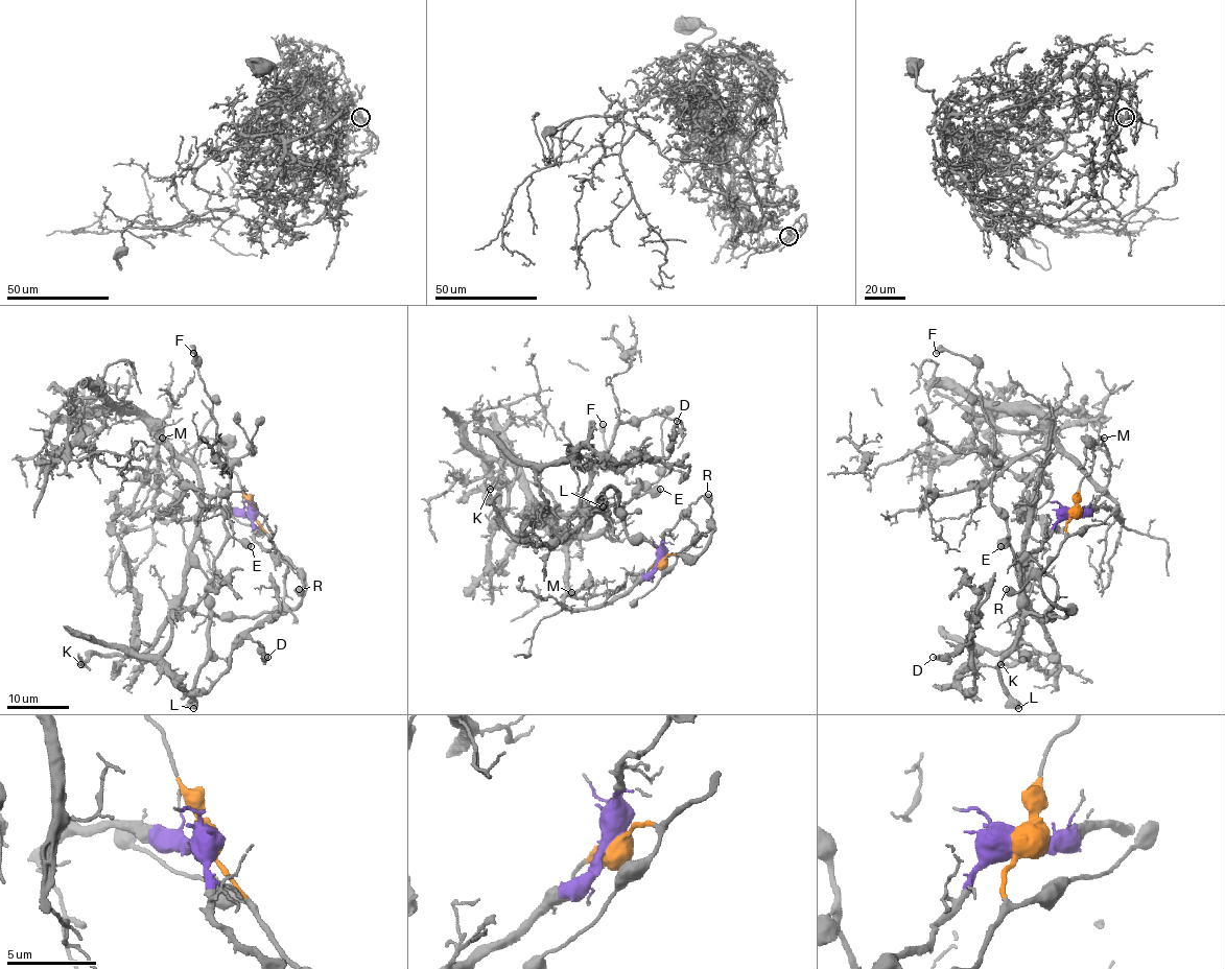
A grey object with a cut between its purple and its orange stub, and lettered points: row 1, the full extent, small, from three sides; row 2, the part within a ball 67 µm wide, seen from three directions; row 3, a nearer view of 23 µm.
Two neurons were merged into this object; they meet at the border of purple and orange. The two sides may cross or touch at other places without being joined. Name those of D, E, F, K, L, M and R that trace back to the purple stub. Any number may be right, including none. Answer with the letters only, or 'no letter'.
D, K, M

